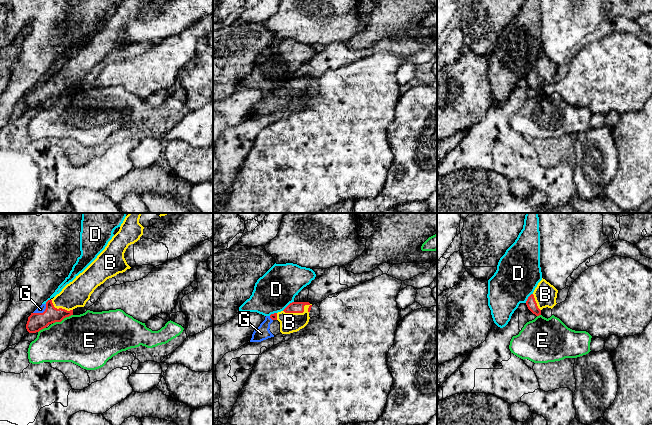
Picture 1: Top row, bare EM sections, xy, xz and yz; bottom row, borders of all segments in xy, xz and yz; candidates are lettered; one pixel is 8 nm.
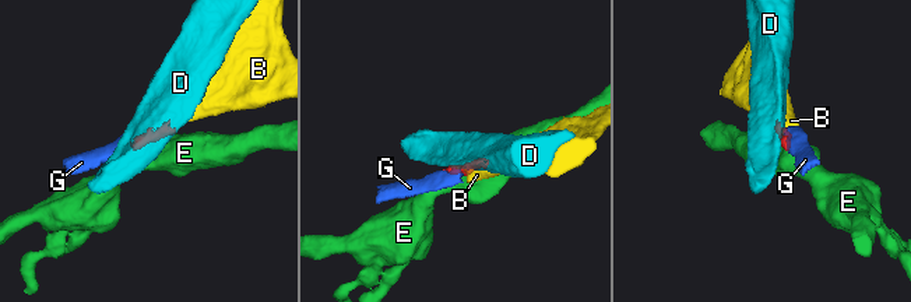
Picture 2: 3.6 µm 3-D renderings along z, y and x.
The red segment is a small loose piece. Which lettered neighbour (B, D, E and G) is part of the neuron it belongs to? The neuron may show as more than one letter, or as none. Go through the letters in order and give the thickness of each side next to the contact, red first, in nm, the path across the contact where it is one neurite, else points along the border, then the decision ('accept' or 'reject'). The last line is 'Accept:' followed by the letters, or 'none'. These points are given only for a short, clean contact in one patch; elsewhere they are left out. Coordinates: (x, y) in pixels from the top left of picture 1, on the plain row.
B: calibres 100 and 160 nm; way xz (295, 83), (299, 88), (289, 98); accept
D: calibres 100 and 320 nm; border xz (293, 77), (282, 86); reject
E: calibres 140 and 420 nm; border xy (72, 90), (53, 99); reject
G: calibres 140 and 60 nm; way xy (36, 97), (41, 89), (40, 85); accept
Accept: B, G

